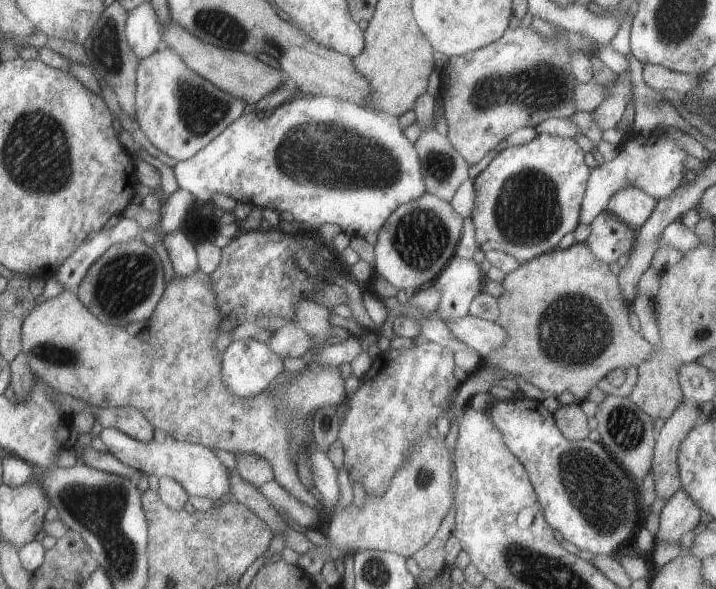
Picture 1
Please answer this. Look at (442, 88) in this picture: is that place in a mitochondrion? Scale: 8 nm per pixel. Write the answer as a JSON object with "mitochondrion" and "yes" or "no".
{"mitochondrion":"no"}

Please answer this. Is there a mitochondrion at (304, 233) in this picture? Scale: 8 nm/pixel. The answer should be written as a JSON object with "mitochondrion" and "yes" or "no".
{"mitochondrion":"no"}

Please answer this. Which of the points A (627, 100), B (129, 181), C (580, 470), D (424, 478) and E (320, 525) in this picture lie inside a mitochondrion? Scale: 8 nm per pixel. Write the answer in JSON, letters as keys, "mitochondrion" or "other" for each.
{"A":"other","B":"other","C":"mitochondrion","D":"mitochondrion","E":"other"}

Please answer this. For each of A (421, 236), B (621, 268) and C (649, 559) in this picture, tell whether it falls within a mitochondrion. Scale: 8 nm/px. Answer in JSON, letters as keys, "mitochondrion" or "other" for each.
{"A":"mitochondrion","B":"other","C":"other"}

